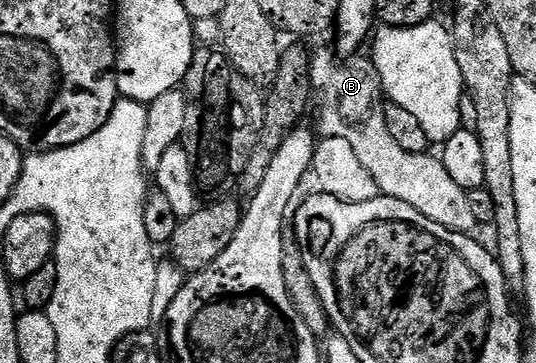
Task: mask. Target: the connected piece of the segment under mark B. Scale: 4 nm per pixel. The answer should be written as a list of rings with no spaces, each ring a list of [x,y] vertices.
[[[320,49],[310,57],[314,105],[315,108],[316,105],[320,108],[316,113],[317,126],[315,125],[319,136],[346,139],[346,143],[354,147],[362,167],[366,167],[366,171],[374,175],[374,183],[378,183],[383,196],[410,203],[414,211],[426,215],[426,219],[450,231],[471,234],[477,224],[470,211],[468,191],[458,187],[450,179],[441,158],[436,155],[430,157],[427,152],[411,154],[394,143],[386,125],[384,88],[376,64],[367,56],[360,57],[361,55],[336,61],[337,54],[333,53],[328,49]]]

